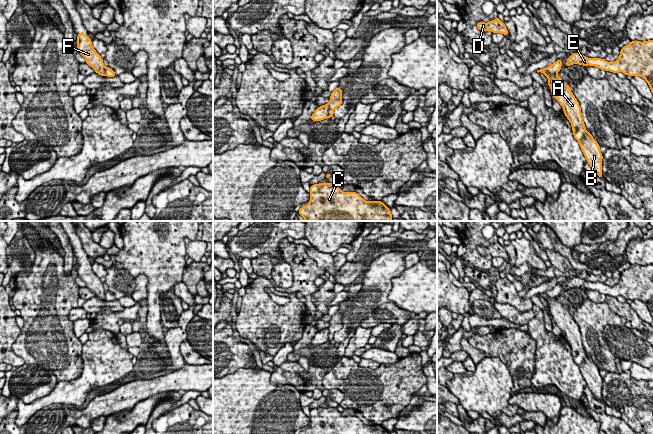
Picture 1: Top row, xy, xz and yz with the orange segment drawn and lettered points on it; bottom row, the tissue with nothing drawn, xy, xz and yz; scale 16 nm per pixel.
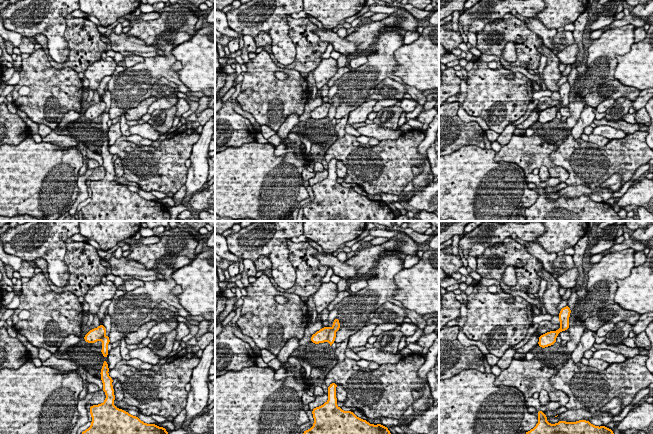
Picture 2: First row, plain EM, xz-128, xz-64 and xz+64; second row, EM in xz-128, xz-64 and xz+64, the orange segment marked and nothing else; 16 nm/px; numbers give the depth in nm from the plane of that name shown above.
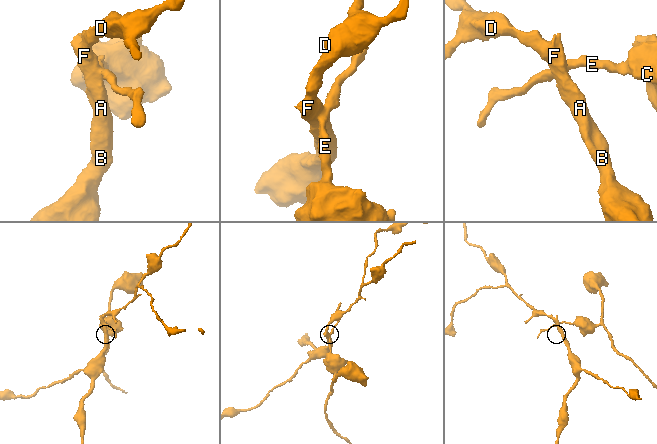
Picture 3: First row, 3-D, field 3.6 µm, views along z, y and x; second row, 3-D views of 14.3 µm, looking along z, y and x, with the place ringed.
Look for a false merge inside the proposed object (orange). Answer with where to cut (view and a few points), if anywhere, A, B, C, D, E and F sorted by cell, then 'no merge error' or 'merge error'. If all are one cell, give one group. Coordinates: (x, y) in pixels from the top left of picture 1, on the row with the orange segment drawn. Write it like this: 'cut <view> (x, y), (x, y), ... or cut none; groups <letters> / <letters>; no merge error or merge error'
cut xz (327, 104), (328, 117); groups A B D F / C E; merge error

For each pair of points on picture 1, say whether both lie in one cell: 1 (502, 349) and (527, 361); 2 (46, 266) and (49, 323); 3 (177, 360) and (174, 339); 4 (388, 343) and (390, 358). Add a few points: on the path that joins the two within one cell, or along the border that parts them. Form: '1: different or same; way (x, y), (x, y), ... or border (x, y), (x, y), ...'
1: same; way (508, 349), (513, 349), (521, 357)
2: same; way (47, 280), (47, 309)
3: same; way (175, 355), (174, 344)
4: different; border (387, 349), (393, 352)

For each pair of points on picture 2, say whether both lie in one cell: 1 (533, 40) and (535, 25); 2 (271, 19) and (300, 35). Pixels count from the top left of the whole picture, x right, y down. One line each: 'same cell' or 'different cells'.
1: different cells
2: different cells

